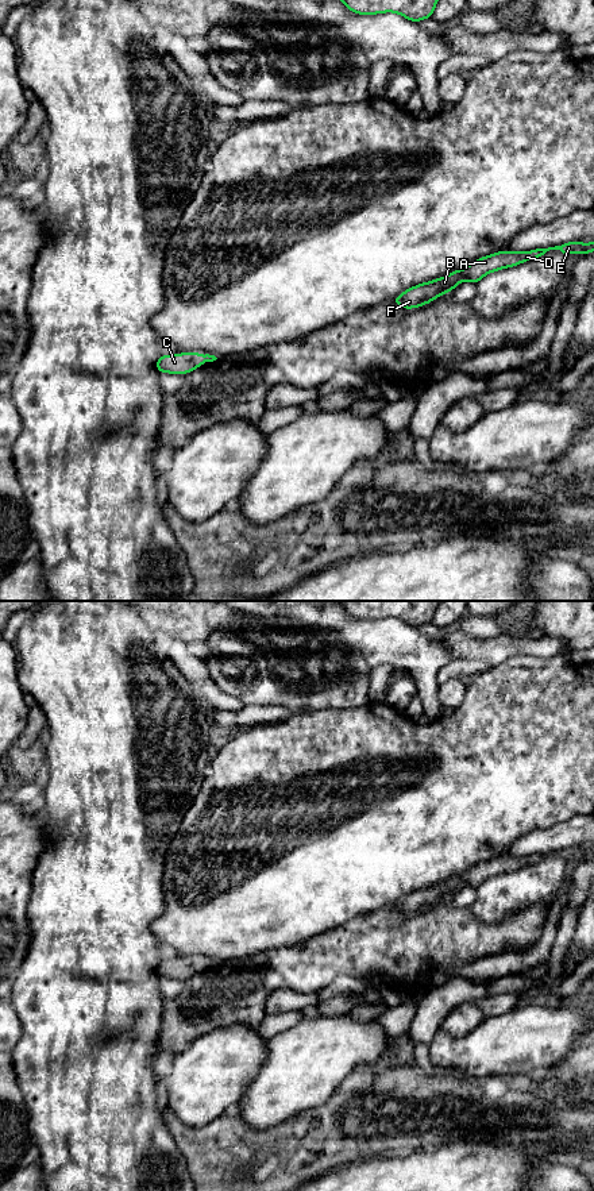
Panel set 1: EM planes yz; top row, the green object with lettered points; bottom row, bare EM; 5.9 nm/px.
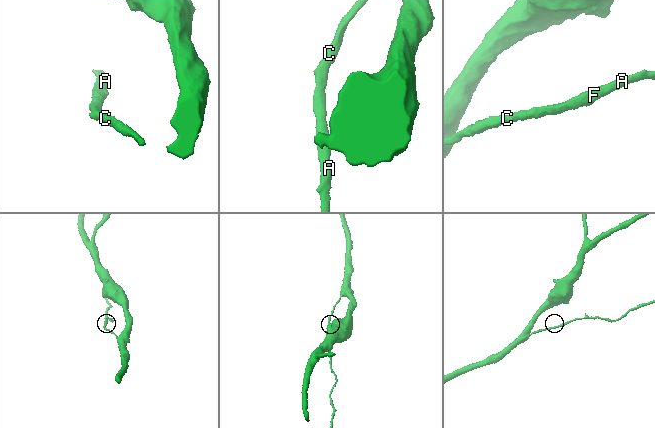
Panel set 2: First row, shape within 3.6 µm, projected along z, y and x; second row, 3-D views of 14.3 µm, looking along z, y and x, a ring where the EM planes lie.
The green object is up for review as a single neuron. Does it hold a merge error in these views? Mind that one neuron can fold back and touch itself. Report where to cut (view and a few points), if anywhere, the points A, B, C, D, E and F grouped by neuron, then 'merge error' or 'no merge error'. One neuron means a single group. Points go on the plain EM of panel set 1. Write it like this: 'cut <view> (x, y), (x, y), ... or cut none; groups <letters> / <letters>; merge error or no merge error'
cut none; groups A B C D E F; no merge error

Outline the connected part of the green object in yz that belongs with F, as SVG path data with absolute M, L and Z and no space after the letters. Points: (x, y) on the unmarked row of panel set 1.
M576 845L555 852L520 857L504 855L497 856L491 860L481 862L468 871L455 875L441 883L412 891L410 894L404 895L400 901L394 902L393 906L396 910L404 914L418 913L421 910L429 909L444 898L452 897L455 891L463 886L471 886L472 889L477 889L489 878L513 872L531 864L539 864L549 855L559 855L566 862L575 857L582 857L586 860L594 856L594 847L582 848L580 845Z

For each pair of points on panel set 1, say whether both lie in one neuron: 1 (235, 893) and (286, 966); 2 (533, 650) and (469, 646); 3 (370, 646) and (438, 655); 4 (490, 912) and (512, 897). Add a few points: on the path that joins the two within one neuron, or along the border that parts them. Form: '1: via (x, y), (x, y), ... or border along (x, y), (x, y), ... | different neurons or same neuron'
1: border along (305, 941), (297, 945), (266, 949), (245, 959) | different neurons
2: via (517, 647), (485, 647) | same neuron
3: via (386, 646), (402, 646), (421, 655) | same neuron
4: via (496, 906), (506, 897) | same neuron

